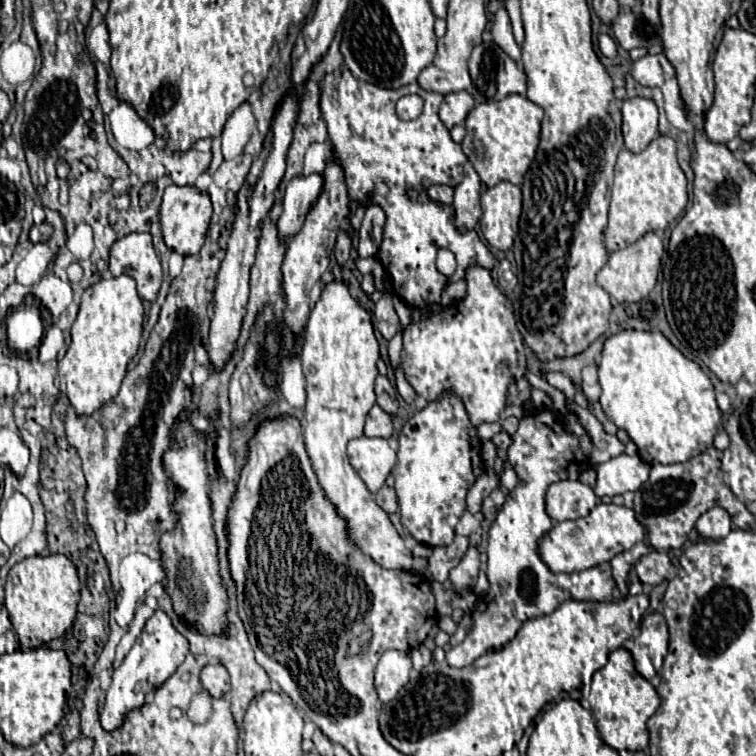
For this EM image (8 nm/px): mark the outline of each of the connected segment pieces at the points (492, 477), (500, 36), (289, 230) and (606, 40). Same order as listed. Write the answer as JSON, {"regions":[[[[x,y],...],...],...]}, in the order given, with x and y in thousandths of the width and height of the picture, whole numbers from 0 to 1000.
{"regions":[[[[647,622],[647,624],[642,624],[636,632],[631,632],[631,638],[626,640],[626,646],[623,646],[620,653],[618,653],[618,675],[620,675],[623,680],[631,680],[631,677],[636,675],[639,661],[642,661],[657,643],[660,643],[660,632],[657,632],[657,627],[655,627],[652,622]]],[[[660,11],[657,16],[655,16],[655,29],[652,29],[652,37],[649,37],[649,42],[652,42],[652,50],[655,50],[655,56],[689,87],[689,82],[687,82],[687,74],[689,74],[689,66],[687,66],[687,61],[681,58],[681,53],[679,53],[679,40],[676,40],[676,26],[673,26],[673,19],[671,19],[671,13],[668,11]]],[[[409,230],[409,233],[390,233],[380,243],[380,254],[374,262],[374,283],[369,288],[369,312],[382,315],[390,310],[401,294],[403,283],[419,267],[427,251],[427,230]]],[[[795,45],[795,48],[792,48],[792,66],[795,66],[795,71],[803,74],[803,77],[816,74],[816,58],[813,58],[813,53],[811,53],[806,45]]]]}

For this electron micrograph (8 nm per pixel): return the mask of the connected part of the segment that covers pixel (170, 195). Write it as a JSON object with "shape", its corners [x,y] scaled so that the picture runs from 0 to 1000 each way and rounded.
{"shape":[[[224,246],[213,267],[213,310],[221,328],[239,339],[261,336],[271,320],[279,280],[279,265],[274,257],[266,257],[253,246]]]}

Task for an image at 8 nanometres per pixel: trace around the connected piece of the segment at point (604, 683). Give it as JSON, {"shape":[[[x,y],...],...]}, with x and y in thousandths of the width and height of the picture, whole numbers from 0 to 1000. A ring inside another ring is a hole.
{"shape":[[[816,857],[808,862],[803,878],[784,892],[784,905],[779,918],[782,944],[787,950],[792,974],[800,984],[813,992],[853,992],[858,987],[858,968],[853,955],[866,944],[874,923],[864,905],[853,899],[837,881],[837,870],[827,857]]]}

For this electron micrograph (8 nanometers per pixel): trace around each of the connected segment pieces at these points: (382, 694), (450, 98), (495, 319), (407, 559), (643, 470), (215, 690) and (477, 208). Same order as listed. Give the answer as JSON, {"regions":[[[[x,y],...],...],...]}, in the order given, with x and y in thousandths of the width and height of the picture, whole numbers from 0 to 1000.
{"regions":[[[[512,860],[507,862],[496,884],[496,915],[507,931],[517,929],[525,915],[538,905],[544,889],[544,870],[538,862]]],[[[599,122],[591,124],[583,143],[581,143],[581,156],[591,169],[599,169],[604,164],[612,164],[618,151],[626,146],[626,127],[612,122]]],[[[626,352],[618,357],[615,373],[618,389],[612,397],[607,397],[607,402],[599,402],[597,407],[589,407],[581,415],[544,429],[536,437],[530,481],[541,508],[554,524],[560,524],[562,529],[575,529],[575,524],[583,524],[589,516],[599,516],[604,524],[612,526],[623,561],[634,563],[639,558],[660,558],[663,545],[671,534],[671,511],[683,500],[692,499],[696,492],[697,462],[681,429],[679,402],[673,392],[668,392],[652,376],[647,357]]],[[[435,373],[427,381],[417,407],[411,410],[398,460],[398,481],[406,505],[406,558],[401,563],[403,593],[409,598],[422,640],[433,651],[433,659],[459,688],[464,714],[475,720],[475,725],[507,751],[562,759],[565,738],[552,738],[544,733],[544,728],[536,725],[536,717],[525,706],[512,677],[496,664],[496,656],[472,630],[456,598],[459,585],[480,574],[485,545],[496,534],[493,508],[499,500],[499,474],[501,452],[496,447],[488,413],[462,389],[459,373]]],[[[821,601],[800,614],[787,614],[787,624],[787,653],[792,659],[813,656],[827,653],[832,648],[840,651],[858,632],[858,614],[851,611],[845,603]]],[[[274,878],[266,886],[266,907],[282,921],[282,923],[295,923],[303,915],[303,889],[292,878]]],[[[615,214],[615,235],[602,246],[602,296],[610,307],[626,304],[636,288],[636,238],[623,214]]]]}

